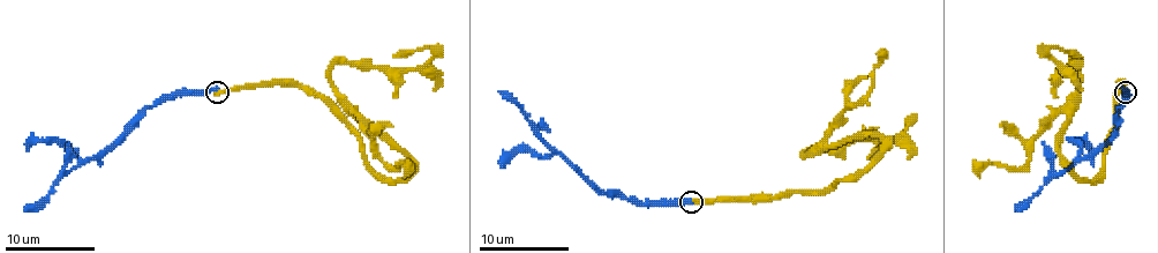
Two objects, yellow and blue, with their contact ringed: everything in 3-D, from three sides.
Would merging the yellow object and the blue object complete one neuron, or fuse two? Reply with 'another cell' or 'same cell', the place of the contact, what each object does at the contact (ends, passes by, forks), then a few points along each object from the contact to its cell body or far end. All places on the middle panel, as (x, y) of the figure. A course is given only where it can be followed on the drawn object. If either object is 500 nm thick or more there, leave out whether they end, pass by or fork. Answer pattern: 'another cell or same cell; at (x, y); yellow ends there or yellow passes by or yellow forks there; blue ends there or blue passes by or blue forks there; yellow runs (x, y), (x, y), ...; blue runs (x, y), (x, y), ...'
another cell; at (691, 201); yellow ends there; blue ends there; yellow runs (690, 201), (822, 192), (875, 158), (878, 136), (847, 136), (804, 154), (896, 139), (907, 123), (867, 158); blue runs (690, 201), (637, 203), (615, 194), (601, 194), (556, 151), (510, 98), (498, 91)

